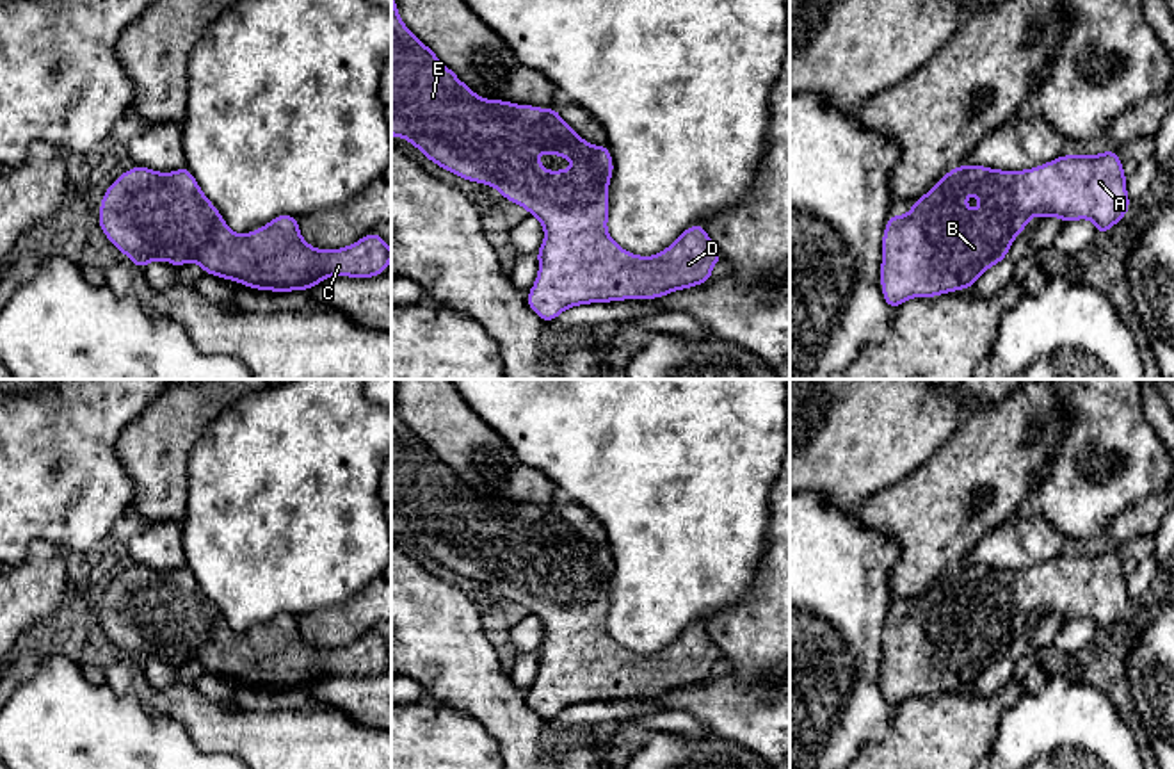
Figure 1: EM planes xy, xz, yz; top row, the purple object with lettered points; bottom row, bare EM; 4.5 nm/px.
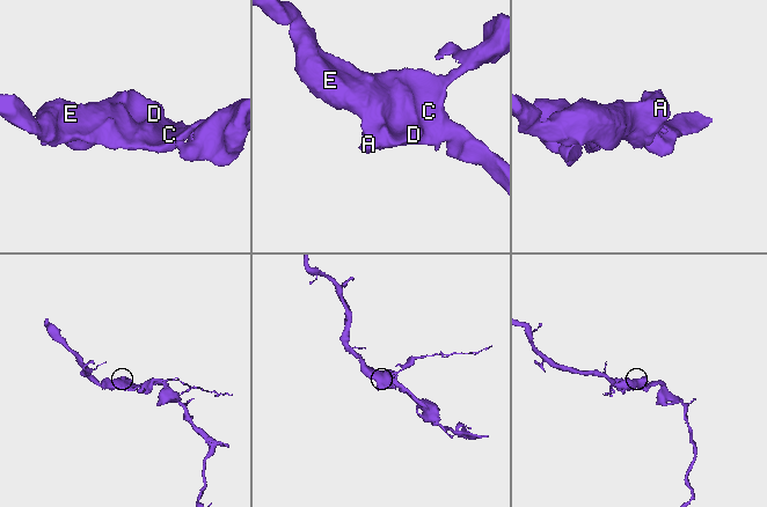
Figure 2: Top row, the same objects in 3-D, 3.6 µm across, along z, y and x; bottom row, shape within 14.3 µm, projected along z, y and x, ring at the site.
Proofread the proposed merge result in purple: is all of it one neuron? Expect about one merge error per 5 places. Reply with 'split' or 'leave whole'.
leave whole

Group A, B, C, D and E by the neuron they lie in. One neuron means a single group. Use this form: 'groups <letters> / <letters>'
groups A B C D E

